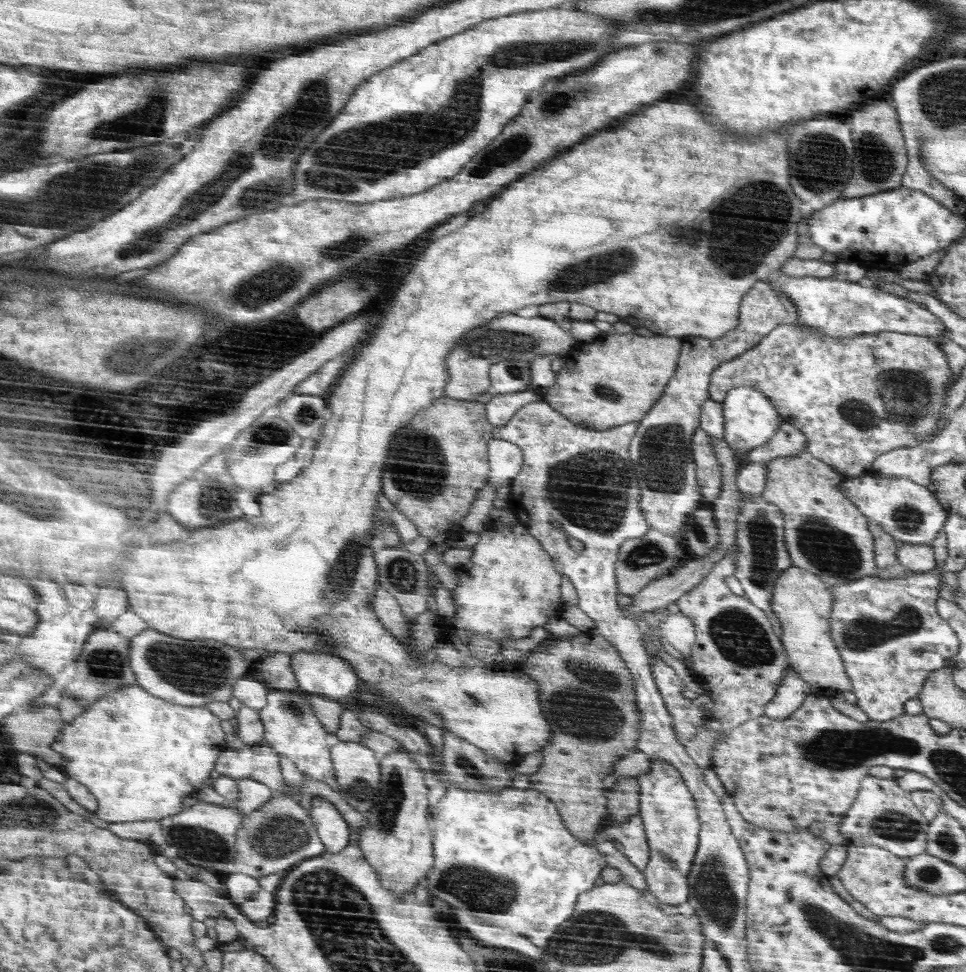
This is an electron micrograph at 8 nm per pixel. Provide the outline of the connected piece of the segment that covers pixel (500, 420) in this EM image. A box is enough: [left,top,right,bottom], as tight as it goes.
[486,388,541,438]

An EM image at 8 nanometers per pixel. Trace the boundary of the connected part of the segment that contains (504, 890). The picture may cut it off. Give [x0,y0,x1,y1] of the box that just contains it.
[428,783,649,948]

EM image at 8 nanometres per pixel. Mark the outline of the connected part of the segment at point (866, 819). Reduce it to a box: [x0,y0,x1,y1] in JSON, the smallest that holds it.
[841,775,928,859]

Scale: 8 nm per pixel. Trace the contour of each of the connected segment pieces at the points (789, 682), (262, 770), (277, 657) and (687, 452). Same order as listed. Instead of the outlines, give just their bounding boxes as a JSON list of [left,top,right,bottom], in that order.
[[764,667,812,720],[215,738,299,796],[251,651,300,690],[629,280,796,537]]

